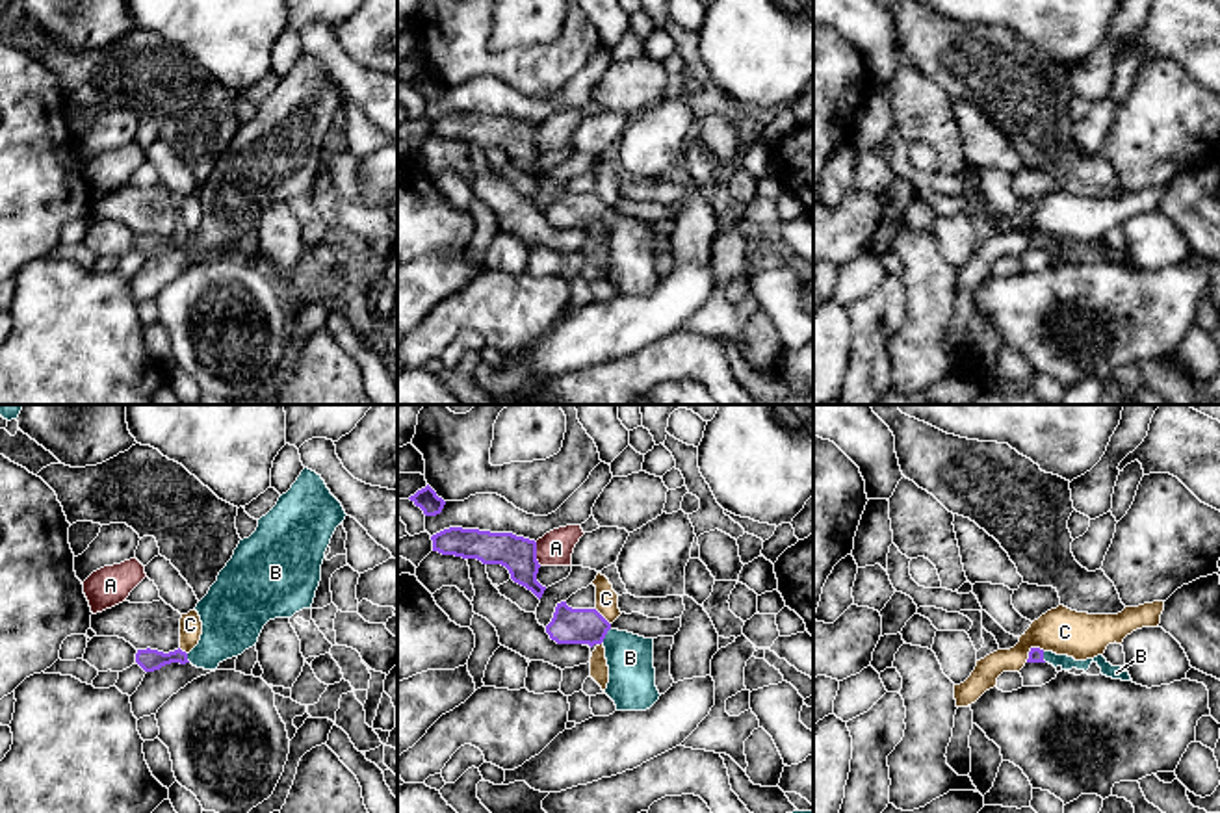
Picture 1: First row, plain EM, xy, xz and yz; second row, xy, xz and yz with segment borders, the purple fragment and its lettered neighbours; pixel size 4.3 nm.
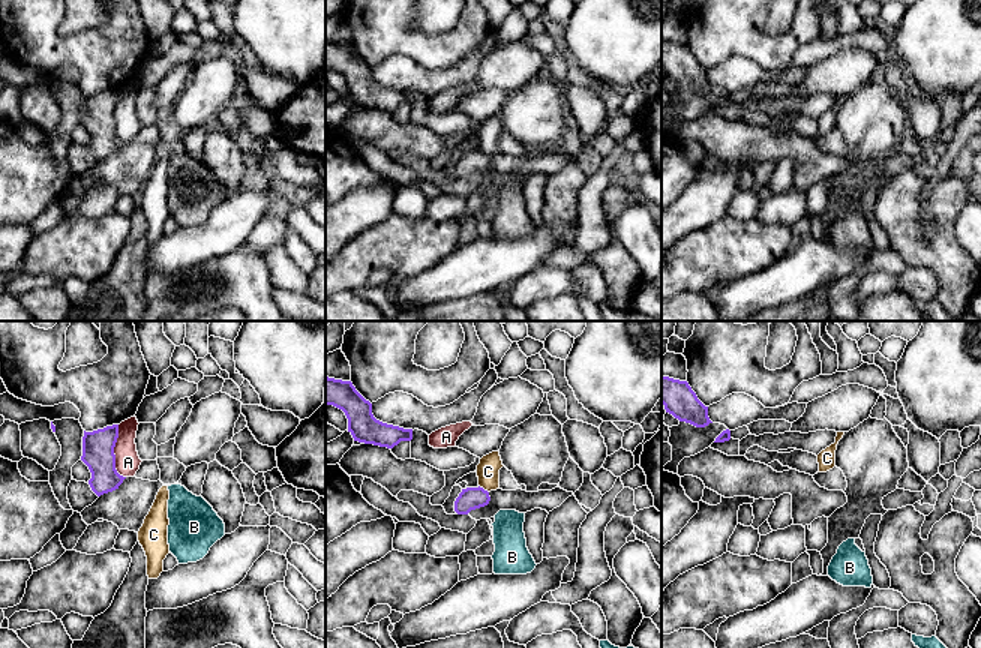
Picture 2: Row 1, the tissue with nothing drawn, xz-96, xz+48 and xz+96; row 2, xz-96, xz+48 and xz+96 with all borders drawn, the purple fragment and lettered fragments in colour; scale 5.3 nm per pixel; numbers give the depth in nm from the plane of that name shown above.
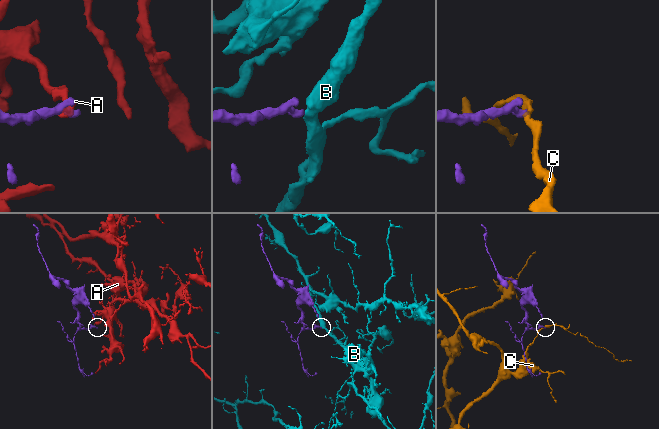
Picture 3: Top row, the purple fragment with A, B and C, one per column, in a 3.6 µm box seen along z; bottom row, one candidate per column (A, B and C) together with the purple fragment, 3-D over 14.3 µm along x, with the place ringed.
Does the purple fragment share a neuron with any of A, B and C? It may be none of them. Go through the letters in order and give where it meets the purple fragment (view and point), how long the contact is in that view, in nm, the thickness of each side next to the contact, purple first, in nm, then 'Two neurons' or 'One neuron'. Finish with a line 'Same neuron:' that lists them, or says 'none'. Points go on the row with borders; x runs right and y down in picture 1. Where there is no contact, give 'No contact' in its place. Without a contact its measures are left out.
A: Touches purple at xz (535, 554). Shared border 110 nm. Thickness 160 nm (purple) against 150 nm. Two neurons
B: Touches purple at xz (606, 633). Shared border 80 nm. Thickness 160 nm (purple) against 200 nm. One neuron
C: Touches purple at yz (1031, 650). Shared border 100 nm. Thickness 60 nm (purple) against 200 nm. Two neurons
Same neuron: B

